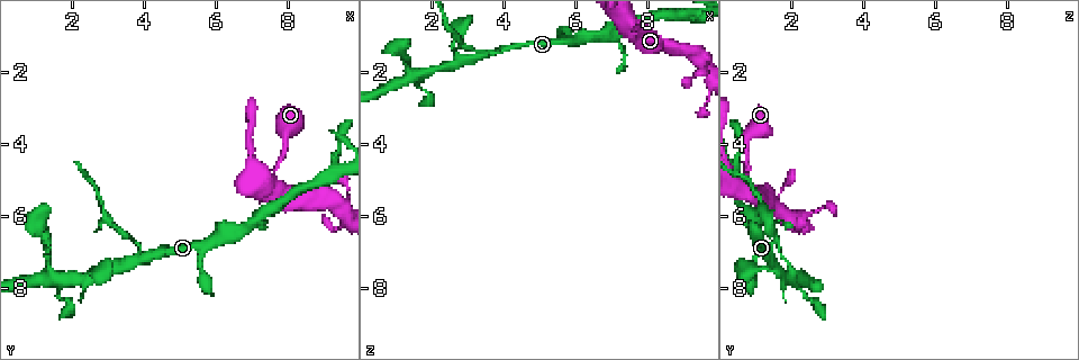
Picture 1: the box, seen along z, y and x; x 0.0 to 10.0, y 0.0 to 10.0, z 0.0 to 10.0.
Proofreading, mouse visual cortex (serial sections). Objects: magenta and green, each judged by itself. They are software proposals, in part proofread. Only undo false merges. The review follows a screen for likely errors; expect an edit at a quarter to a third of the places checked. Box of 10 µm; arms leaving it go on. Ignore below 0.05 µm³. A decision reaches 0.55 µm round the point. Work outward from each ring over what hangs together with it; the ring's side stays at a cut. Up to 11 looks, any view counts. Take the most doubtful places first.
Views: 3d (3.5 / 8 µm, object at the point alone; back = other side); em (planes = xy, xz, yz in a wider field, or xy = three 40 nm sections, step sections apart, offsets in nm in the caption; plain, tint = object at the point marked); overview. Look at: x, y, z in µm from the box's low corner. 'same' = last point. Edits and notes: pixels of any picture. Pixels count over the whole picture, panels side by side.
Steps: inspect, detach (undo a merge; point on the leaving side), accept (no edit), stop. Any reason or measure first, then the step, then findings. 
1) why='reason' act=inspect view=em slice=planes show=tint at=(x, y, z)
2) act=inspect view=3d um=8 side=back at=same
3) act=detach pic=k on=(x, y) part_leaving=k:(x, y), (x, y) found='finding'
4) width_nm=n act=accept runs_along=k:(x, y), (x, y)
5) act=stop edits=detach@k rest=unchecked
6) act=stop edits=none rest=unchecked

why='three-way junction' act=inspect view=3d um=3.5 at=(3.95, 7.25, 1.45)

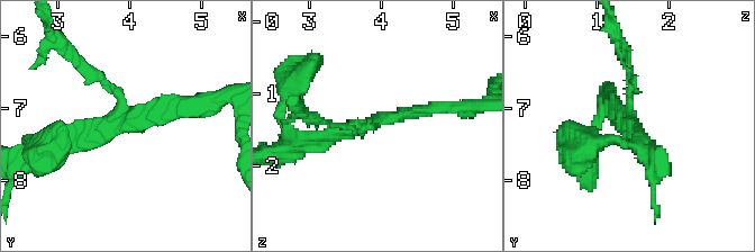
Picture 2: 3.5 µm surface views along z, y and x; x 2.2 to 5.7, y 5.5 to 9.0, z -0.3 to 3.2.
act=inspect view=em slice=xy step=5 show=tint at=(3.95, 7.20, 1.45)

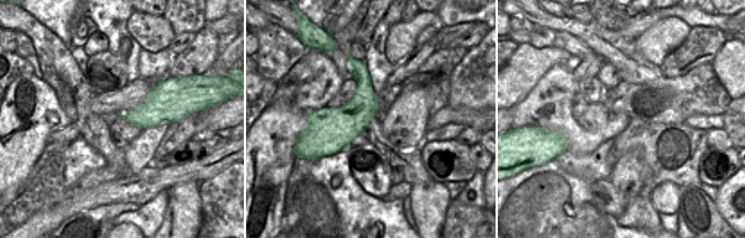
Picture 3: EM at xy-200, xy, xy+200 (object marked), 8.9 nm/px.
why='another direction' act=inspect view=em slice=xy step=2 show=tint at=same

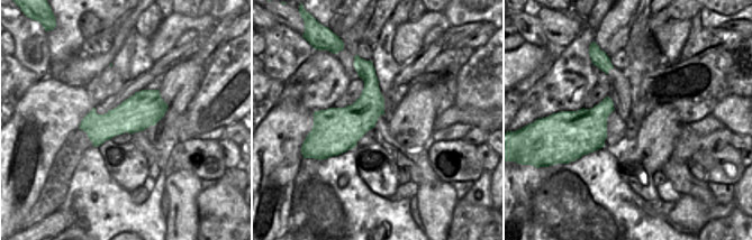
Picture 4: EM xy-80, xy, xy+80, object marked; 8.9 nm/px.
arm_widths_nm=100,150,250 act=detach pic=2 on=(76, 64) part_leaving=2:(109, 86), (88, 72), (51, 30) found='a second cell is stuck on'

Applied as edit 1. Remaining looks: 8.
act=inspect view=overview

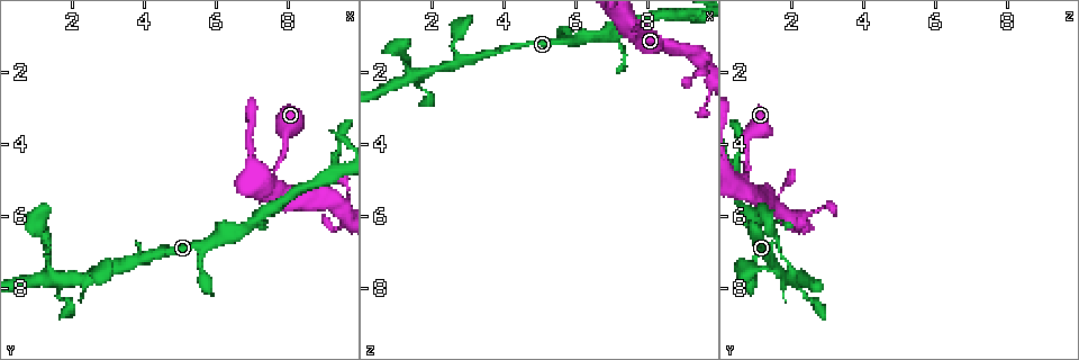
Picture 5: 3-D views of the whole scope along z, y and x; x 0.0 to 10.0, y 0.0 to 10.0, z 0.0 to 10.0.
why='branch point' act=inspect view=em slice=xy step=1 show=tint at=(7.60, 5.00, 0.65)

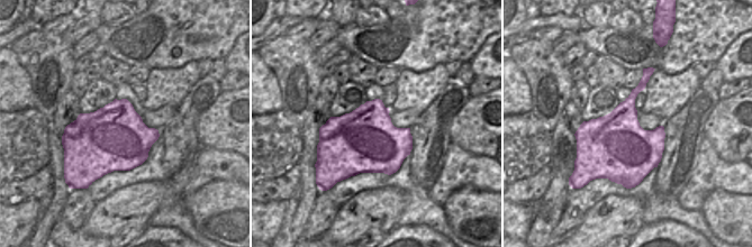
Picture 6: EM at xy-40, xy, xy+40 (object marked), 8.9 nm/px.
why='wider look' act=inspect view=3d um=3.5 at=same

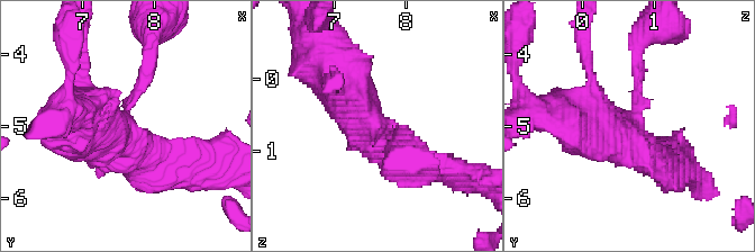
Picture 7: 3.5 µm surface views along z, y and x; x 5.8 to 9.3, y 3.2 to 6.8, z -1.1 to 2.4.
act=accept runs_along=7:(638, 61), (629, 134), (664, 158) found='one cell here'

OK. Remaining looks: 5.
why='calibre changes' act=inspect view=3d um=3.5 side=back at=(1.55, 7.70, 2.00)

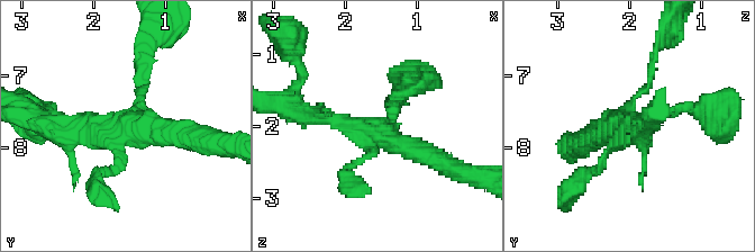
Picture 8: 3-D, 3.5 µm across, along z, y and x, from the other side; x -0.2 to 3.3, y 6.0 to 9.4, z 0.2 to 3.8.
why='shape alone is not enough' act=inspect view=em slice=xy step=5 show=tint at=(1.55, 7.70, 2.05)

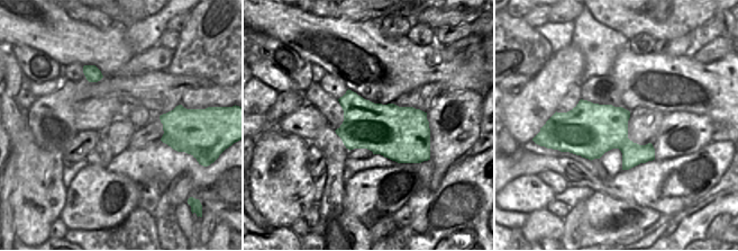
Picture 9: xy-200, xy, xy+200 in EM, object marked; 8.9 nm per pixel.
why='cut it another way' act=inspect view=em slice=xy step=3 show=tint at=same

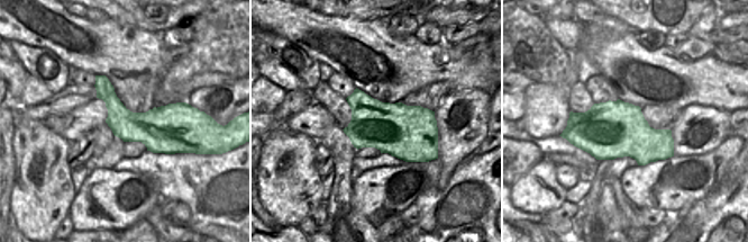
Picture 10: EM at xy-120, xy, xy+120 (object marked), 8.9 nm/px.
width_nm=460 act=accept runs_along=8:(52, 129), (125, 126), (142, 101), (142, 63) found='one cell here'

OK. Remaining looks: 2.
why='a fork' act=inspect view=3d um=3.5 at=(9.40, 5.80, 1.60)

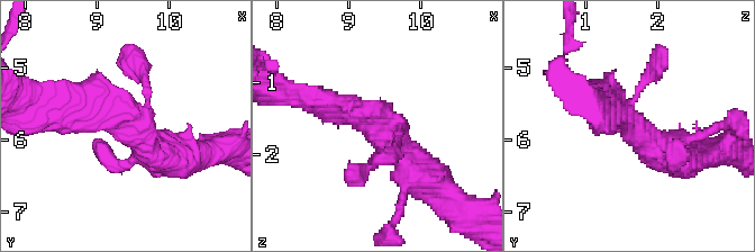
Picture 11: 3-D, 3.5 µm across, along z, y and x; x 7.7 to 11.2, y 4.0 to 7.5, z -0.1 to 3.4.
act=accept runs_along=11:(314, 98), (387, 135), (403, 179) found='continuous, no second cell'

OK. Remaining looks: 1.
act=stop edits=detach@2 rest=unchecked

